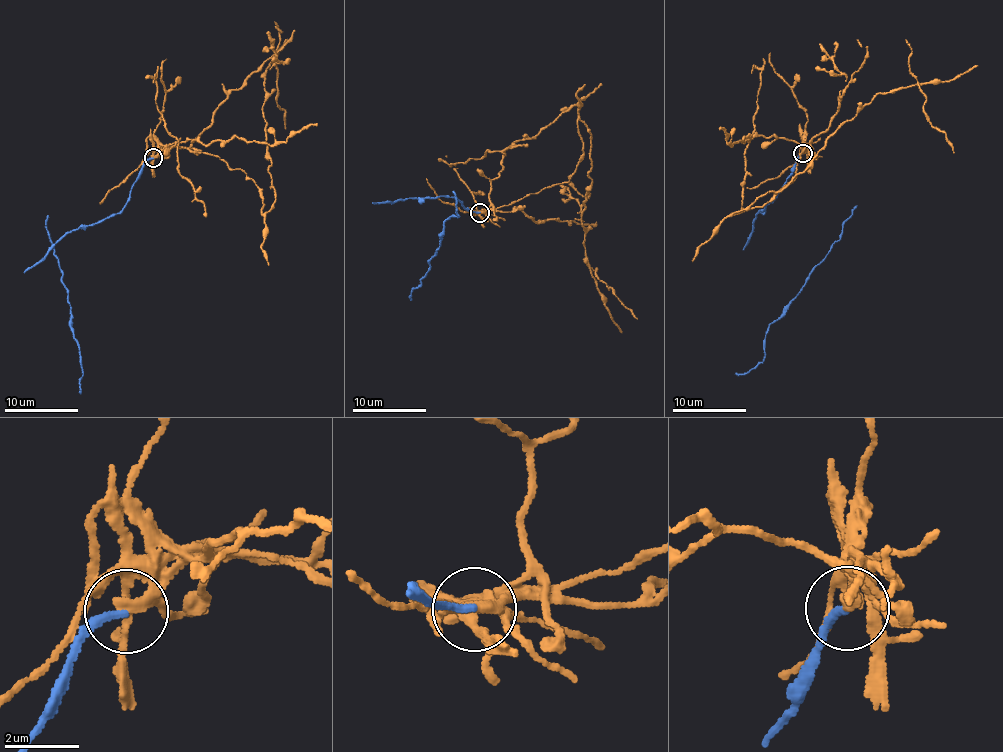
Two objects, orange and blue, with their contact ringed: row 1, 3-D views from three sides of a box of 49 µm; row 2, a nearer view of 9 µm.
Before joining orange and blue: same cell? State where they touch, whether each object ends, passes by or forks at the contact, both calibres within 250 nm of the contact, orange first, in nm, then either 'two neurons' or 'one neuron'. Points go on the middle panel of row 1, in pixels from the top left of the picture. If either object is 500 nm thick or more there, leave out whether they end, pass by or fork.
at (480, 212); orange ends there; blue ends there; 320 nm thick on the orange side, 190 nm on the other; two neurons

